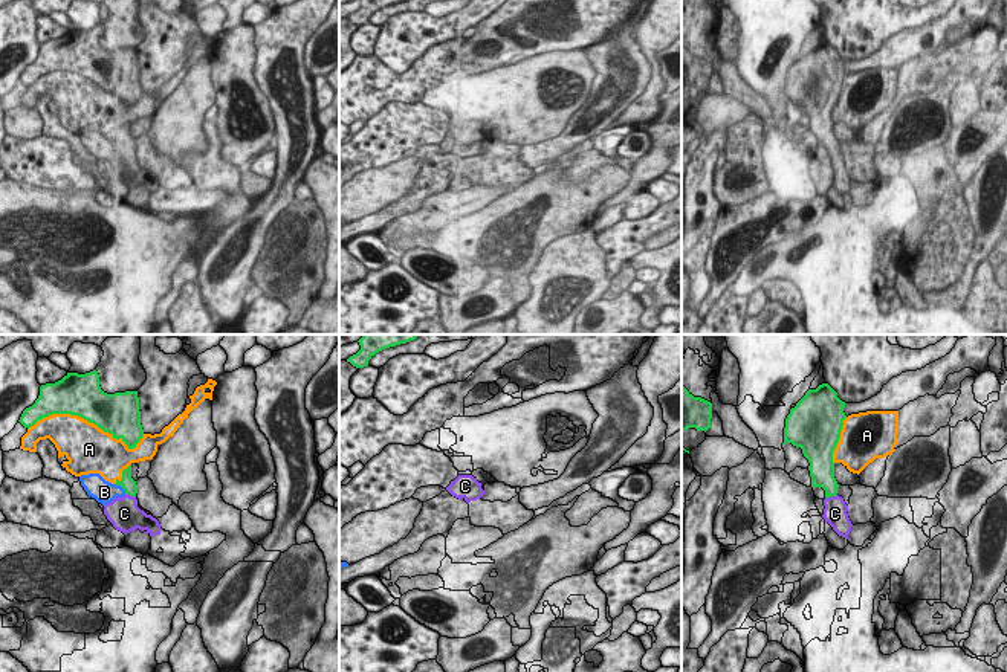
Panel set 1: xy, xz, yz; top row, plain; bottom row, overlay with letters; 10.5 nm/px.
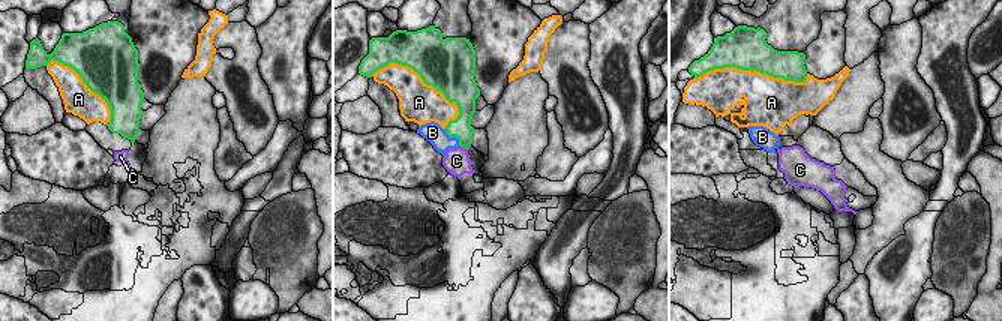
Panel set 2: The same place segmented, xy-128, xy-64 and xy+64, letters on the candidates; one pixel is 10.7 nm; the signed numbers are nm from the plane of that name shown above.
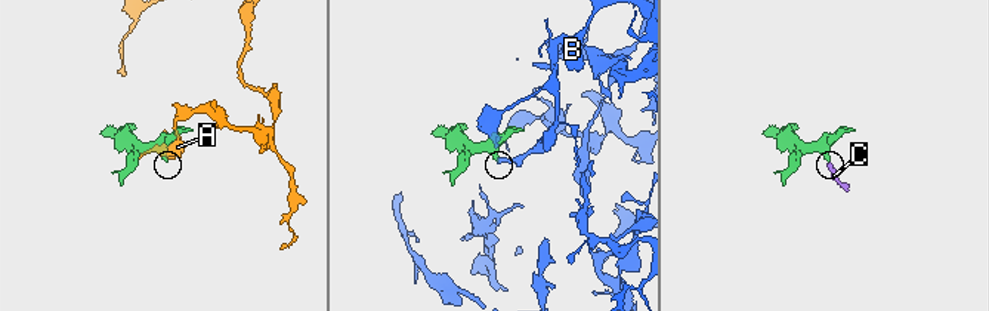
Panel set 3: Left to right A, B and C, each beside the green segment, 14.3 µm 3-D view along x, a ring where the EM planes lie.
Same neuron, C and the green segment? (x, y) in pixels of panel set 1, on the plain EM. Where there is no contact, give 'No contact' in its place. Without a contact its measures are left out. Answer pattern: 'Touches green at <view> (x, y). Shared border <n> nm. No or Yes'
Touches green at yz (830, 153). Shared border 140 nm. Yes

